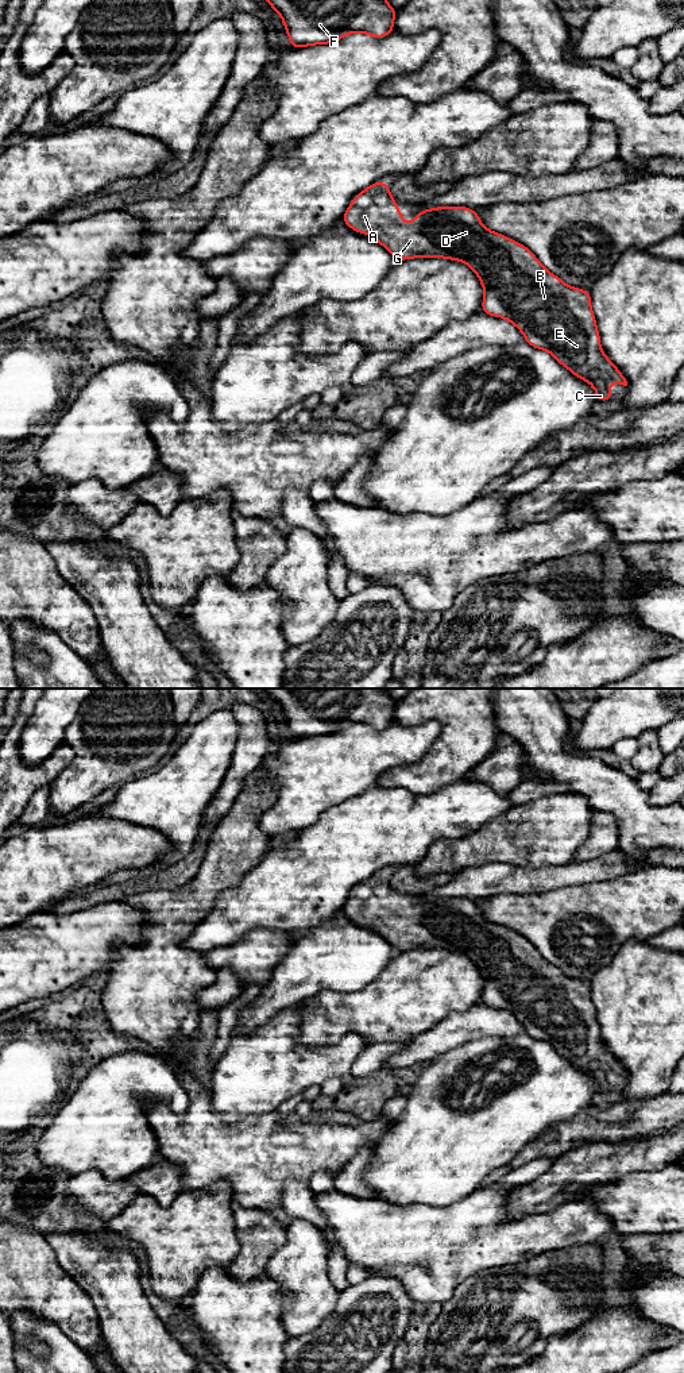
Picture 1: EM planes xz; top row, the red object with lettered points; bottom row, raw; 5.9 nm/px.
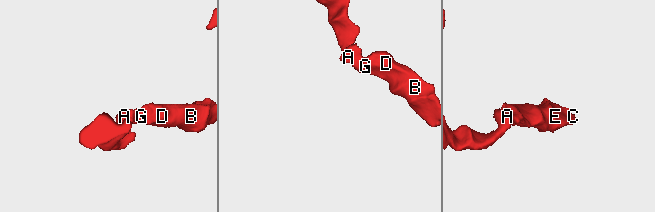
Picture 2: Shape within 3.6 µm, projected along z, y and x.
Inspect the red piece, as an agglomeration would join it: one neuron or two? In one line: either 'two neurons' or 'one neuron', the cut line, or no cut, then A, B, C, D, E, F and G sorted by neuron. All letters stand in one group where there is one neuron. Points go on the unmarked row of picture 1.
one neuron | no cut | A B C D E F G

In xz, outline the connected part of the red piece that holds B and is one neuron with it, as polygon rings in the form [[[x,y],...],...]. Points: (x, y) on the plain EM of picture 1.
[[[376,872],[353,888],[341,911],[359,925],[368,925],[389,941],[397,952],[410,949],[447,949],[467,954],[480,971],[484,980],[483,1004],[513,1014],[525,1027],[525,1033],[534,1040],[550,1044],[575,1068],[594,1077],[598,1094],[614,1091],[608,1081],[611,1073],[627,1077],[626,1069],[600,1040],[600,1027],[591,1000],[590,981],[572,979],[556,965],[548,963],[534,945],[523,936],[494,922],[487,921],[475,900],[465,898],[438,898],[417,903],[410,914],[401,914],[402,903],[390,886],[389,875]]]

